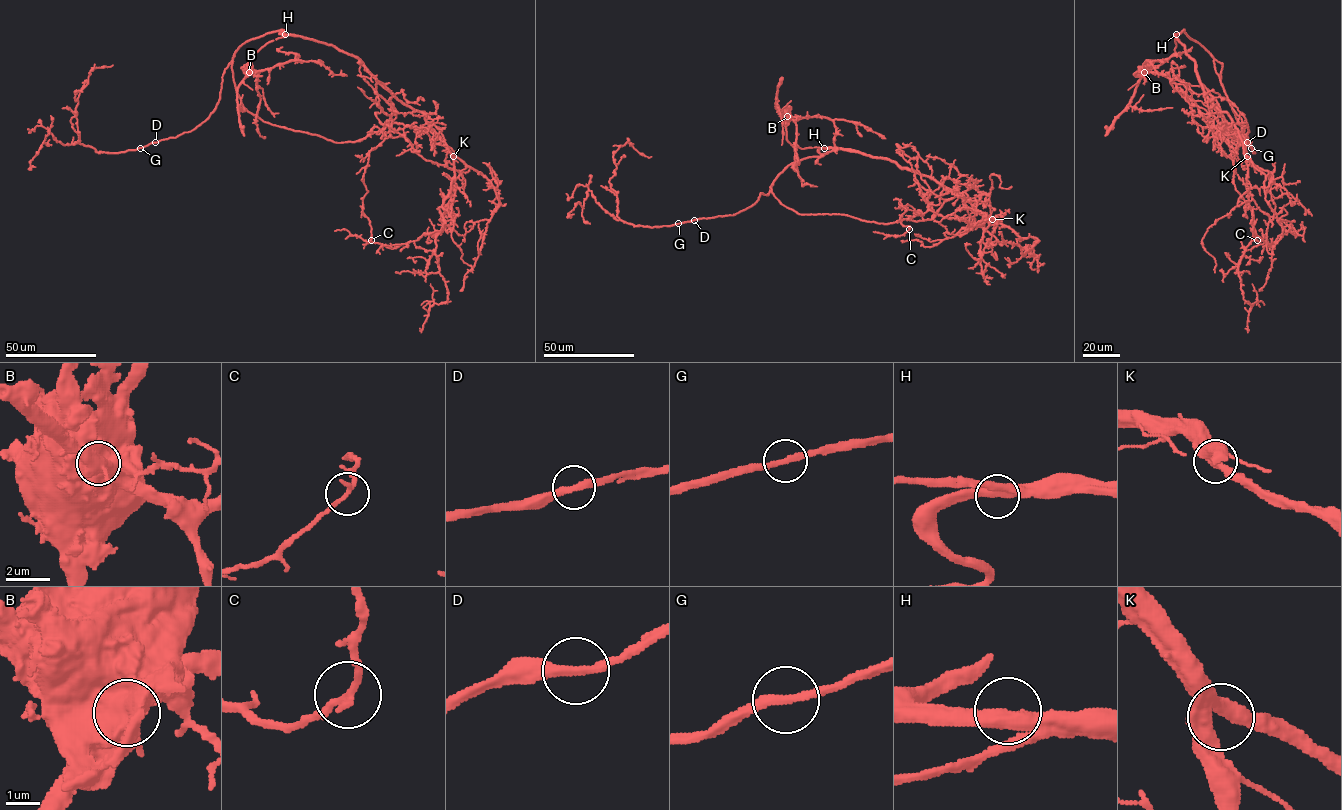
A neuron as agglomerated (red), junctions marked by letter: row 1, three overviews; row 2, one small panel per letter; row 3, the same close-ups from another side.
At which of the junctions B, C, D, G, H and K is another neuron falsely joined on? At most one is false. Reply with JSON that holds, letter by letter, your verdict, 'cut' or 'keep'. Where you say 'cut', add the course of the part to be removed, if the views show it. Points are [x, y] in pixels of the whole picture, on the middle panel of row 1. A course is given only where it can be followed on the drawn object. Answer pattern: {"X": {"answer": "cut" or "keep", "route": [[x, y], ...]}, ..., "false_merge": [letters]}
{"B": {"answer": "cut", "route": [[787, 116], [796, 126], [795, 151], [799, 164], [795, 164], [794, 168], [803, 181]]}, "C": {"answer": "keep"}, "D": {"answer": "keep"}, "G": {"answer": "keep"}, "H": {"answer": "keep"}, "K": {"answer": "keep"}, "false_merge": ["B"]}

